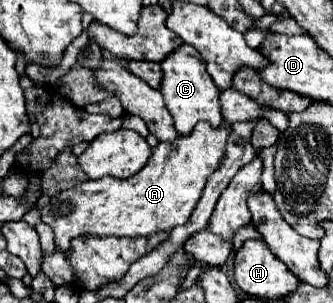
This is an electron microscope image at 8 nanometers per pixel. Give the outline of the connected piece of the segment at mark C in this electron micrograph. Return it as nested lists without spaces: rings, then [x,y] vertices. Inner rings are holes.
[[[181,45],[179,49],[175,49],[175,53],[171,53],[171,57],[161,61],[161,67],[163,67],[161,95],[165,99],[165,107],[169,109],[169,113],[173,117],[173,125],[175,125],[177,133],[189,135],[199,121],[207,121],[207,123],[211,123],[211,127],[217,129],[223,123],[219,89],[215,89],[215,83],[211,81],[209,73],[205,71],[203,57],[199,57],[199,53],[195,53],[195,49],[191,49],[191,45]]]

